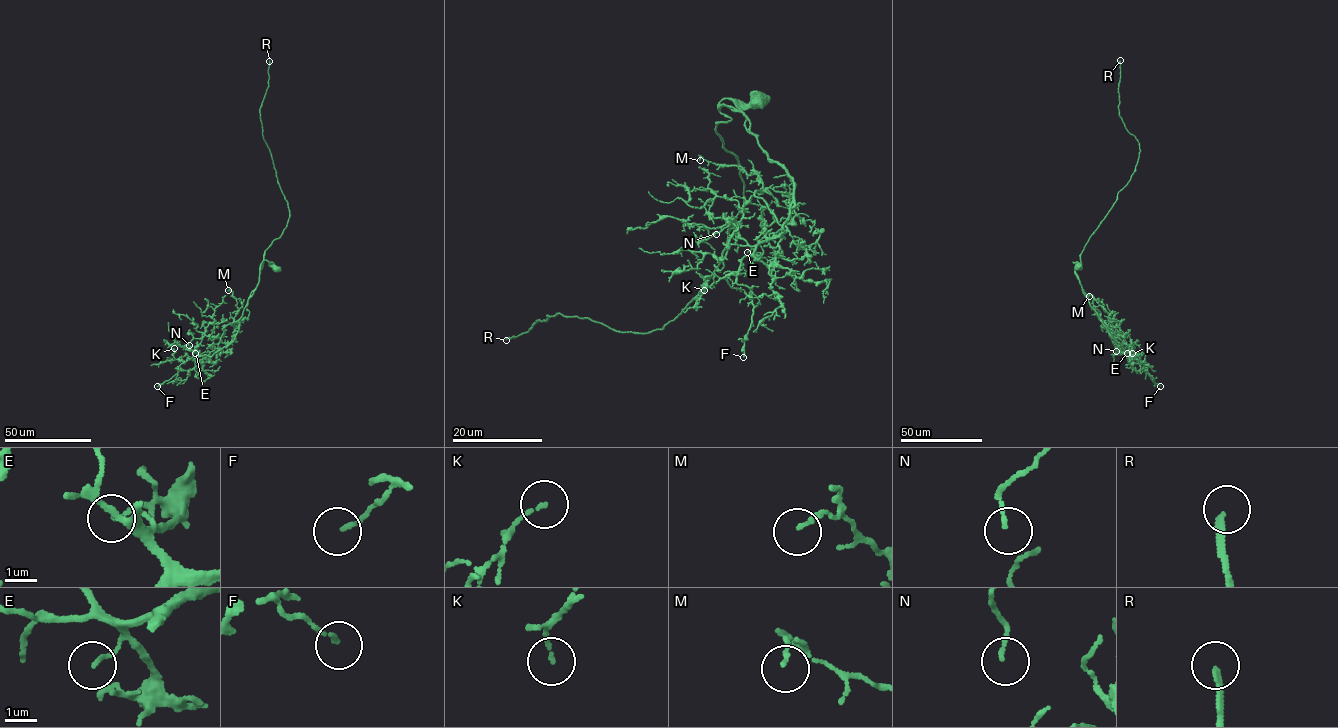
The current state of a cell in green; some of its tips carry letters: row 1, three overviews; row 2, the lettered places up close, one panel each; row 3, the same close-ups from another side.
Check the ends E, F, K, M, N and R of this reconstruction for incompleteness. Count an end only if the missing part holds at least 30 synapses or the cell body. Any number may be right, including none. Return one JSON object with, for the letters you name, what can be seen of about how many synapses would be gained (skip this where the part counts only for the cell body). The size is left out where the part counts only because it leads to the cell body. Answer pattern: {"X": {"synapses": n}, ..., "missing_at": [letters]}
{"R": {"synapses": 35}, "missing_at": ["R"]}

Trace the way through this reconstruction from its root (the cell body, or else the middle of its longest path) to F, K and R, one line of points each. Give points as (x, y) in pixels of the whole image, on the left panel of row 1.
F: (276, 268), (265, 260), (260, 264), (258, 283), (234, 340), (211, 356), (182, 363), (157, 386)
K: (276, 268), (265, 260), (260, 264), (258, 283), (229, 344), (211, 356), (183, 363), (174, 358), (174, 348)
R: (276, 268), (265, 260), (262, 268), (263, 254), (290, 214), (259, 113), (269, 61)

